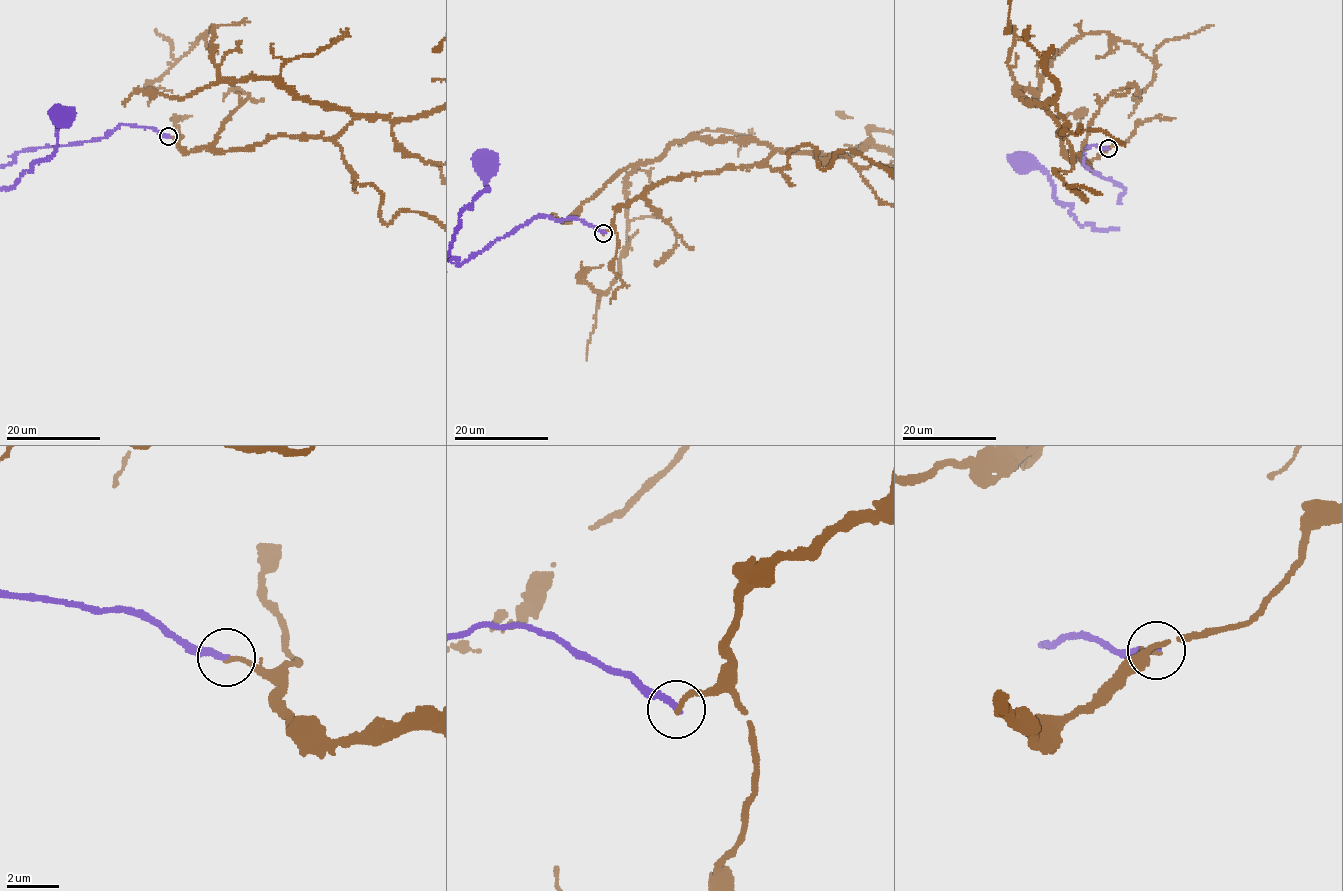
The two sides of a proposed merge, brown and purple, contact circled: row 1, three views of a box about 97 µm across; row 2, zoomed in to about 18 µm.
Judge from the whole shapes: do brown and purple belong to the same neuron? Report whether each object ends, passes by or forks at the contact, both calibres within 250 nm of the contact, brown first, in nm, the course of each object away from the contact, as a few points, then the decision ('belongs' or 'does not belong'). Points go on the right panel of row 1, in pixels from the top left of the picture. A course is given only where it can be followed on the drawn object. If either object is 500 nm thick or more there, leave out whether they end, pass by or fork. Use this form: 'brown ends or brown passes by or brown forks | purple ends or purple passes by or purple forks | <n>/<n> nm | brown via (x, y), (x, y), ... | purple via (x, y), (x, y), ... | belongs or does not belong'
brown ends | purple ends | 200/260 nm | does not belong

